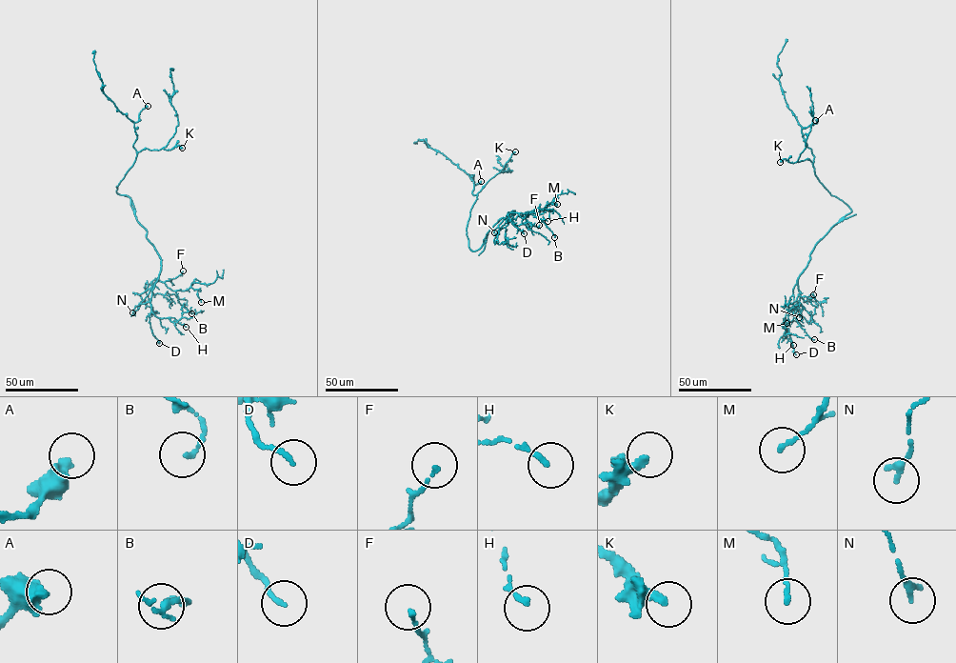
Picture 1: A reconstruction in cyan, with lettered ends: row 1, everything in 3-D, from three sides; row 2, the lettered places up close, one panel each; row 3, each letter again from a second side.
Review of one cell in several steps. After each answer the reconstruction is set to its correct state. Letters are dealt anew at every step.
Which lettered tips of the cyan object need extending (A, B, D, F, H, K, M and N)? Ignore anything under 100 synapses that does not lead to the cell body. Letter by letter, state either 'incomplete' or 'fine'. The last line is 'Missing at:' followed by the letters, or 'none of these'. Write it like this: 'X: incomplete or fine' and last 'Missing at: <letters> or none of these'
A: fine
B: fine
D: fine
F: fine
H: fine
K: fine
M: fine
N: fine
Missing at: none of these

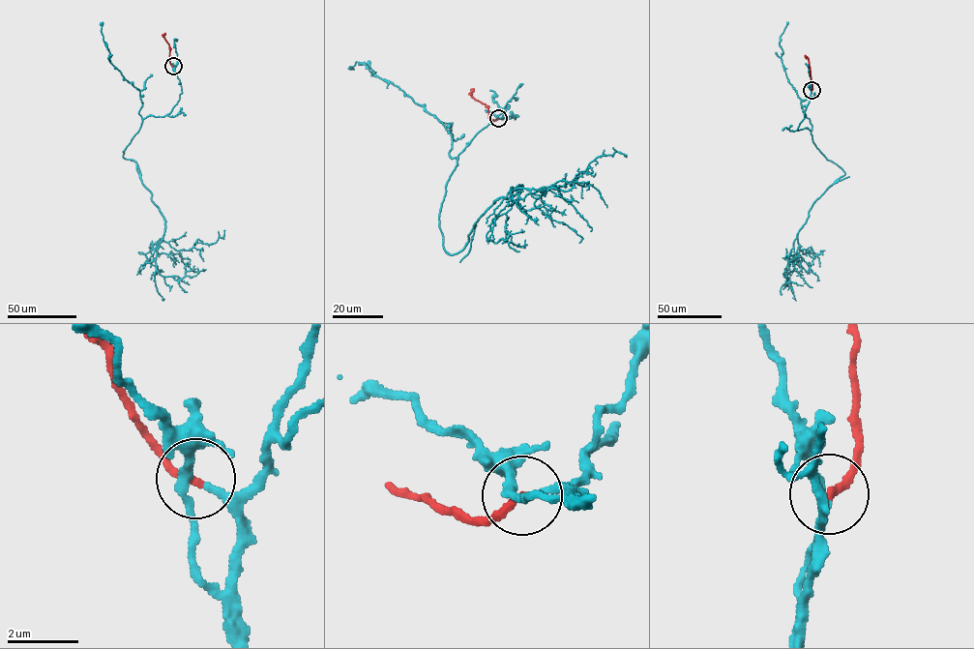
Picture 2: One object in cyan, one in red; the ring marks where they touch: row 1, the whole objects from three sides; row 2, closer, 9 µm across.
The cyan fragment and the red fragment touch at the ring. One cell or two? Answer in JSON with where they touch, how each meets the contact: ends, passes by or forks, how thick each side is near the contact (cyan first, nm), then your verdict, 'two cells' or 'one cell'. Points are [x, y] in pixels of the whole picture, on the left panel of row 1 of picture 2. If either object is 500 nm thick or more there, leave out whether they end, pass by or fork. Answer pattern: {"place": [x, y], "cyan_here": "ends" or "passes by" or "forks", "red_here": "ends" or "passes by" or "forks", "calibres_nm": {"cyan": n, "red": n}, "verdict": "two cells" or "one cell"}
{"place": [173, 66], "cyan_here": "forks", "red_here": "ends", "calibres_nm": {"cyan": 180, "red": 240}, "verdict": "one cell"}

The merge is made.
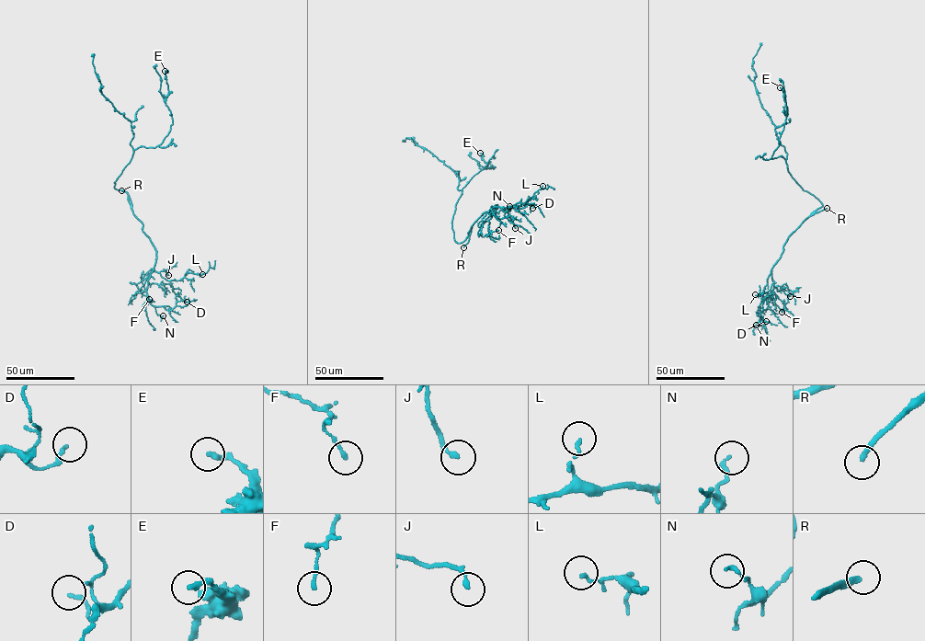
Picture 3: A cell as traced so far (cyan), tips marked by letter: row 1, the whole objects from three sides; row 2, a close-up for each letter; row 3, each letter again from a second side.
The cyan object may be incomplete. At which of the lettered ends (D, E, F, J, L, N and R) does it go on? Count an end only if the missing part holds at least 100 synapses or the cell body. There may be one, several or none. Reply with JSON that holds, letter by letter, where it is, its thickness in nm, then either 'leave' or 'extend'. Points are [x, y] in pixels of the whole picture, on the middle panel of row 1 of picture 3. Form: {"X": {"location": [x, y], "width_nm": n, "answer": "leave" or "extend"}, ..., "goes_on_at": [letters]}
{"D": {"location": [532, 208], "width_nm": 130, "answer": "leave"}, "E": {"location": [480, 153], "width_nm": 240, "answer": "leave"}, "F": {"location": [498, 230], "width_nm": 150, "answer": "leave"}, "J": {"location": [515, 228], "width_nm": 180, "answer": "leave"}, "L": {"location": [542, 186], "width_nm": 130, "answer": "leave"}, "N": {"location": [509, 206], "width_nm": 140, "answer": "leave"}, "R": {"location": [463, 247], "width_nm": 220, "answer": "extend"}, "goes_on_at": ["R"]}

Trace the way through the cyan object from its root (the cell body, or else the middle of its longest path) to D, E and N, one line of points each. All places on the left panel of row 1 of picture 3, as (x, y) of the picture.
D: (115, 188), (127, 194), (131, 208), (156, 251), (147, 299), (168, 310), (186, 306), (187, 302)
E: (115, 188), (114, 182), (133, 151), (157, 146), (170, 131), (172, 119), (165, 103), (168, 89), (165, 71)
N: (115, 188), (127, 194), (131, 208), (156, 251), (146, 299), (155, 306), (156, 313), (161, 317), (163, 315)

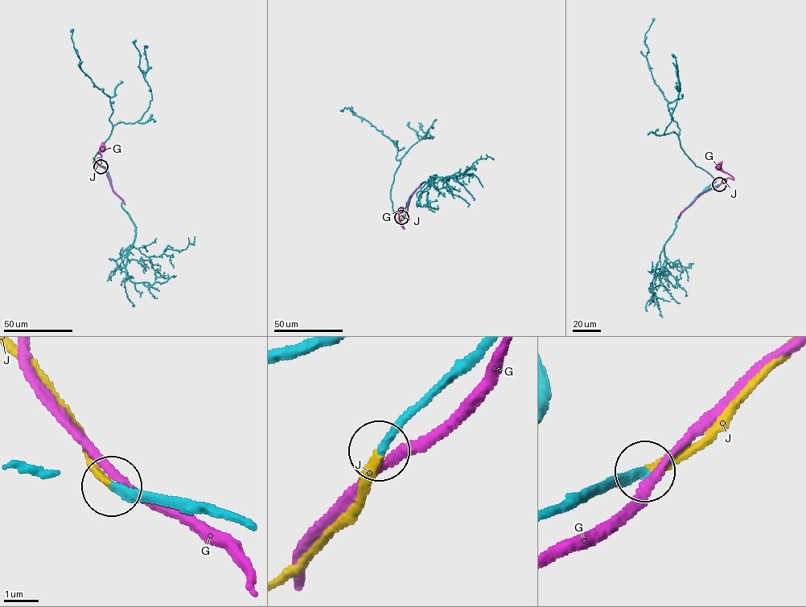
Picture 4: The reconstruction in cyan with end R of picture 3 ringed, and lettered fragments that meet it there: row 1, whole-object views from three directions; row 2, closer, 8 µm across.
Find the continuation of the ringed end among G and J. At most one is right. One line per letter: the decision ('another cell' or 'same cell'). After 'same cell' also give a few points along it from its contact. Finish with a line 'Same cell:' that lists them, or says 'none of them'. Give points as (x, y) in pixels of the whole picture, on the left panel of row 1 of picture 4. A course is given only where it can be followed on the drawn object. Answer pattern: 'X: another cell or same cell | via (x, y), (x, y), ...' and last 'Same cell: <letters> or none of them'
G: another cell
J: same cell
Same cell: J

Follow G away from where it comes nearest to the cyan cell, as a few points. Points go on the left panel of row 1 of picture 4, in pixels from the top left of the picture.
G: (100, 166), (96, 159), (101, 156), (99, 149), (103, 148)

